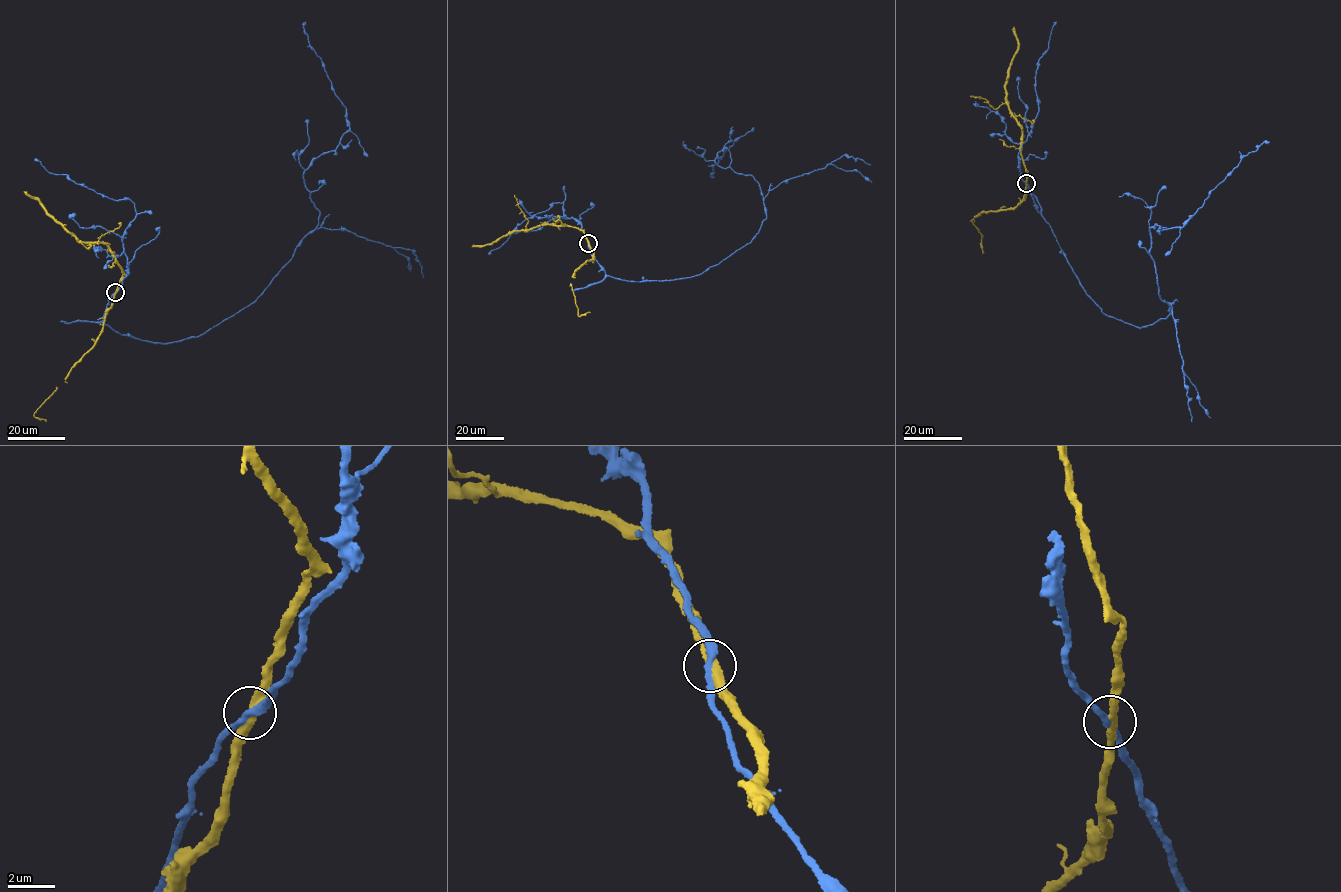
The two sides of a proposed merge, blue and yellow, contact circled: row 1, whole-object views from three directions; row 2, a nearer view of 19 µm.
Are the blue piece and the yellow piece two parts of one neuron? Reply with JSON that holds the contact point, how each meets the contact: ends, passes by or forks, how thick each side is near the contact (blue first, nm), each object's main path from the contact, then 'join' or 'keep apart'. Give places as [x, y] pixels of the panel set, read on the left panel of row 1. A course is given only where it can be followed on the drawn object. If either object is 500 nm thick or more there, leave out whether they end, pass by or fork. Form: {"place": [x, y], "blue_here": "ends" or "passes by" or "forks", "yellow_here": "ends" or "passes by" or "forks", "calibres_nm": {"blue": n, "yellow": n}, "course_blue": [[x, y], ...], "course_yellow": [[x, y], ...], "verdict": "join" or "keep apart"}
{"place": [115, 292], "blue_here": "passes by", "yellow_here": "passes by", "calibres_nm": {"blue": 280, "yellow": 320}, "course_blue": [[115, 292], [102, 322], [122, 335], [196, 337], [254, 302], [318, 224], [303, 171], [349, 126], [305, 21]], "course_yellow": [[115, 292], [93, 345], [75, 362], [65, 382], [34, 414], [46, 421]], "verdict": "join"}

